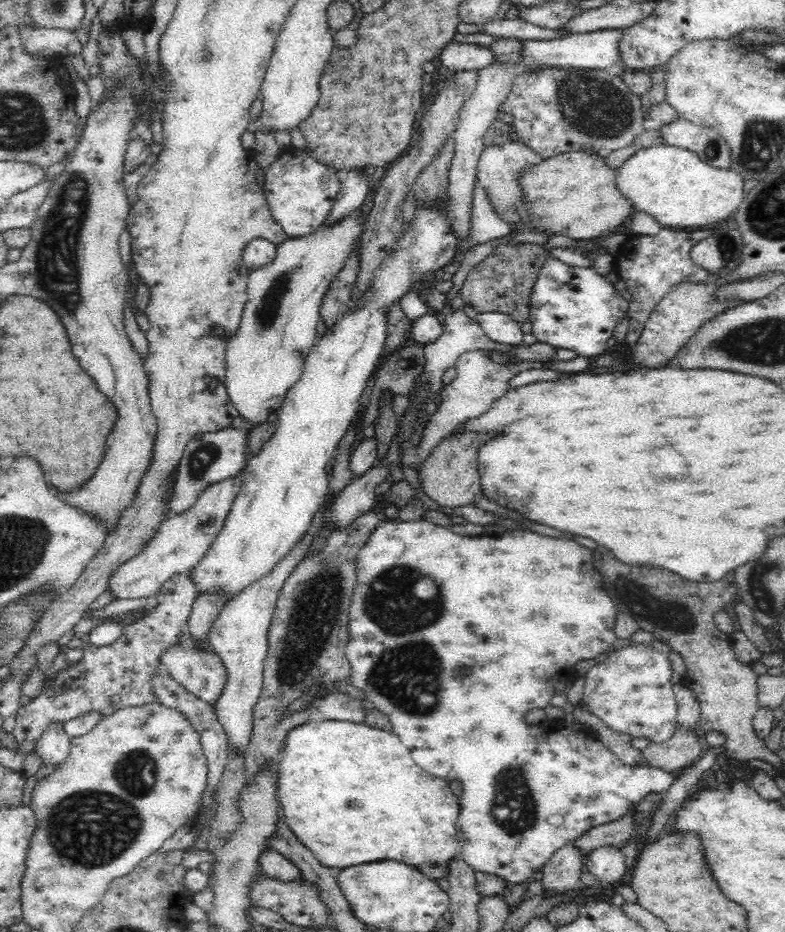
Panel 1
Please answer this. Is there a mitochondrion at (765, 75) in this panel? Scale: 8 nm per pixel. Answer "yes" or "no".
no

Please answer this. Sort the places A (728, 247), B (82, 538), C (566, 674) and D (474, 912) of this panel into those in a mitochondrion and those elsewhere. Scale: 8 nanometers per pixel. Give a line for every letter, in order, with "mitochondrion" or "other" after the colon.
A: mitochondrion
B: other
C: other
D: other

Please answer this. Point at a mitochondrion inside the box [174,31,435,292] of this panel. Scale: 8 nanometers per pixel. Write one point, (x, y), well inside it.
(204, 50)

